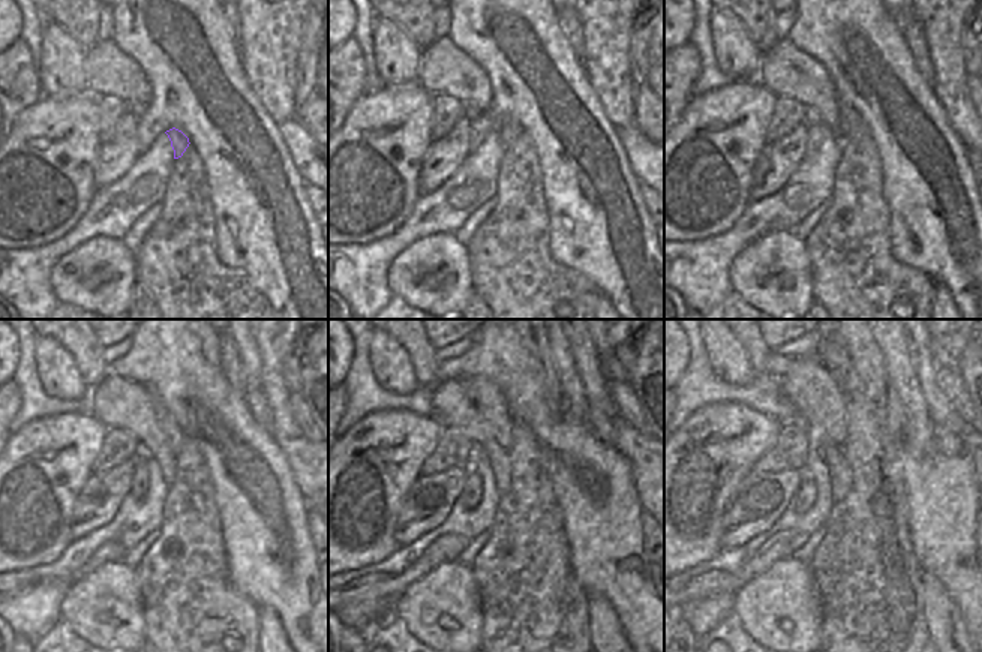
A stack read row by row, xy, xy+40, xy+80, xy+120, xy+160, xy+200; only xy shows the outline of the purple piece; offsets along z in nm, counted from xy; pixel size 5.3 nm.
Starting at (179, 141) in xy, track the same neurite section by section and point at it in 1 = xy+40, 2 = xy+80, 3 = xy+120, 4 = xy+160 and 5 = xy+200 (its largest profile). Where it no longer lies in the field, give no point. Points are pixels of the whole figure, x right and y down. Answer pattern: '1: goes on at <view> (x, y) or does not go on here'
1: goes on at xy+40 (510, 129)
2: goes on at xy+80 (849, 119)
3: goes on at xy+120 (174, 436)
4: goes on at xy+160 (489, 399)
5: goes on at xy+200 (807, 382)

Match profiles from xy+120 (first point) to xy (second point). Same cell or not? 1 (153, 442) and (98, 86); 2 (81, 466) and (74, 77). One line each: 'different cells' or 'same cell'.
1: same cell
2: different cells

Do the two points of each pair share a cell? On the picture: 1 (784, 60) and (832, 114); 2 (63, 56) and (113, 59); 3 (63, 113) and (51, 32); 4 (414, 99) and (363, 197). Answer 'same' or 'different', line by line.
1: same
2: different
3: different
4: same

